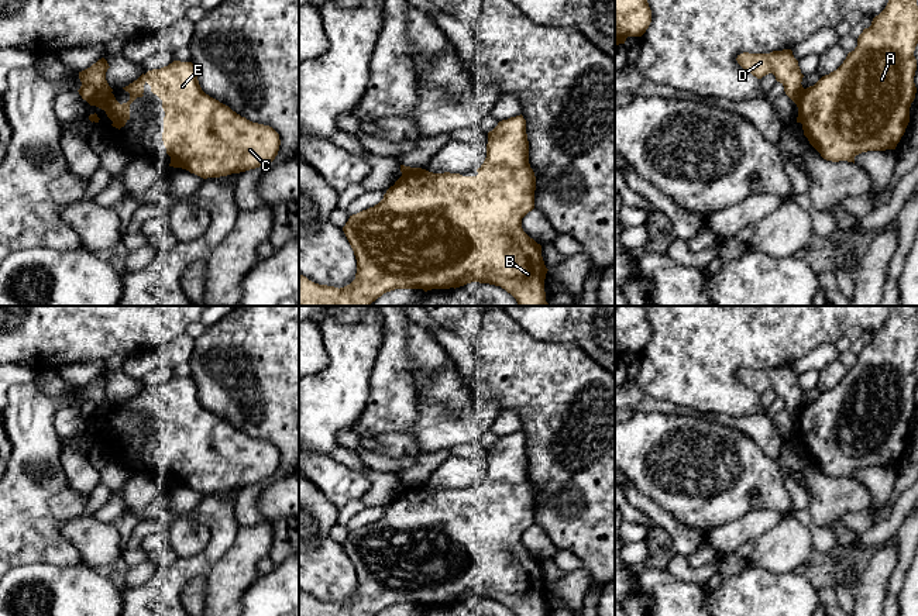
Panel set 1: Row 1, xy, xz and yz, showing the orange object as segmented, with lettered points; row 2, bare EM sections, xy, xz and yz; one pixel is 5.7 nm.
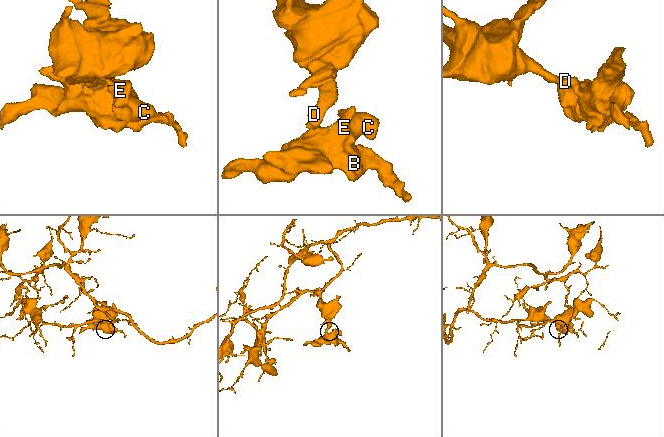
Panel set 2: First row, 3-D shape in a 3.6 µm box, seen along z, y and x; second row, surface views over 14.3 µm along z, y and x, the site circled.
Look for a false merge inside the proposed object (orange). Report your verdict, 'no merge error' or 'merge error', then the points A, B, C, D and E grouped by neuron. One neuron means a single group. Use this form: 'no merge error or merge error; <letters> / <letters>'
merge error; A B C E / D

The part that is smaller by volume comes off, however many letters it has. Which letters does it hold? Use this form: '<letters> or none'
A, B, C, E

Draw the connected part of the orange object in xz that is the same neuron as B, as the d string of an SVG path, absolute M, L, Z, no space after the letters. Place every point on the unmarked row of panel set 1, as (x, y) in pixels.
M523 431L502 436L488 448L486 474L477 492L423 486L400 492L384 515L350 531L343 547L357 575L355 595L344 602L319 600L299 591L299 616L377 616L395 605L450 605L471 598L501 602L516 616L546 616L547 584L541 561L522 544L522 534L534 524L536 492L529 479L529 457Z

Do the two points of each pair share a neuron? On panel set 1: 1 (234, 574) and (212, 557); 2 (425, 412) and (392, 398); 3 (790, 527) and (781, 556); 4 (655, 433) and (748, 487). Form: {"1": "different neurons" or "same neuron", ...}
{"1": "different neurons", "2": "different neurons", "3": "same neuron", "4": "same neuron"}

